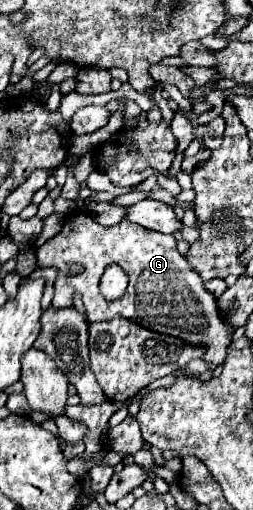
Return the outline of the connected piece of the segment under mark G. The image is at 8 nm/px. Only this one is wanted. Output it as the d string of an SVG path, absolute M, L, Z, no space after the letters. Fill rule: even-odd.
M74 213L66 219L62 231L56 237L36 249L36 257L38 267L54 265L60 269L56 279L56 295L52 301L54 307L62 309L72 305L72 293L78 291L82 295L90 323L106 321L120 313L146 329L178 337L188 345L206 345L202 359L210 371L224 365L234 329L230 329L230 325L218 317L216 297L206 291L200 275L190 269L190 263L178 253L174 235L148 231L126 219L116 227L102 227L88 215ZM72 263L84 265L84 273L68 275L68 267ZM108 263L118 263L128 275L128 289L116 301L106 301L98 289L100 277Z

